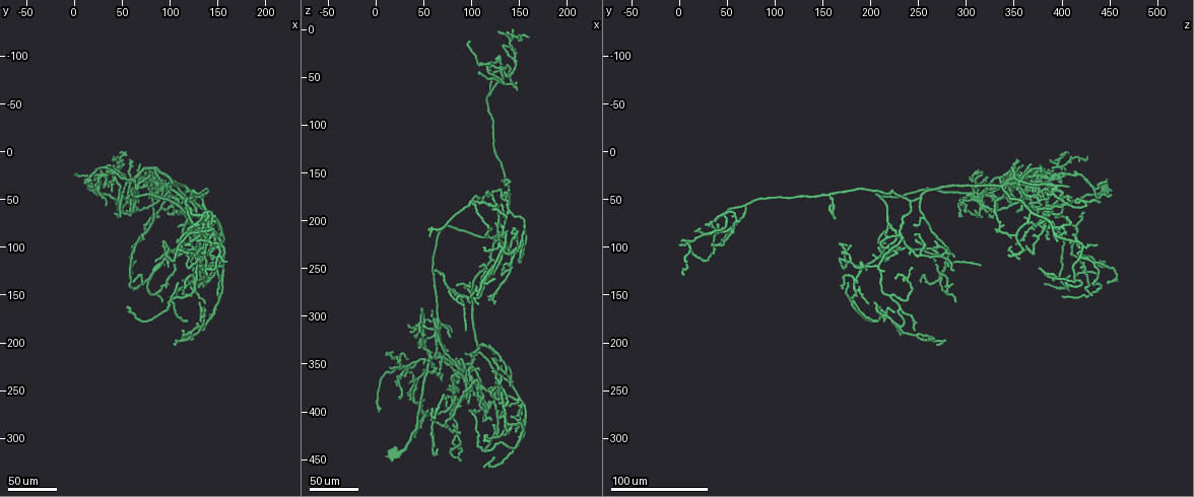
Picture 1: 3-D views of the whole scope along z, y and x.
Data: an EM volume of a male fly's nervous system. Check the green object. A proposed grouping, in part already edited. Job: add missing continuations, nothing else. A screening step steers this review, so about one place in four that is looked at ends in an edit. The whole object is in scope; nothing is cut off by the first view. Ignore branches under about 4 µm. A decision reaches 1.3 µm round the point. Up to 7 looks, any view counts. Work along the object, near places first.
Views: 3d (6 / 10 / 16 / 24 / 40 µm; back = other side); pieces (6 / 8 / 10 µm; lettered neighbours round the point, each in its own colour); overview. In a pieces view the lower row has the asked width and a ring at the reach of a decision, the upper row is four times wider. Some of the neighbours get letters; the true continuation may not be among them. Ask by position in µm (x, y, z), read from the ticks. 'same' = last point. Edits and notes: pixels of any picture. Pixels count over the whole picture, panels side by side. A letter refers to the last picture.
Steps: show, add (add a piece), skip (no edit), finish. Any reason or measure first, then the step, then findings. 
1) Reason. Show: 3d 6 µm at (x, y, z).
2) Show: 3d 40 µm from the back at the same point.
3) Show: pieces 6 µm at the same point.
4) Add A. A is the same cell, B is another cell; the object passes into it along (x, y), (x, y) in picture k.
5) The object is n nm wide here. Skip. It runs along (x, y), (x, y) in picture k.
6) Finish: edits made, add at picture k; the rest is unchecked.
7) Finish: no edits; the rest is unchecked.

Branch stops here. Show: 3d 40 µm at (58, 130, 410).

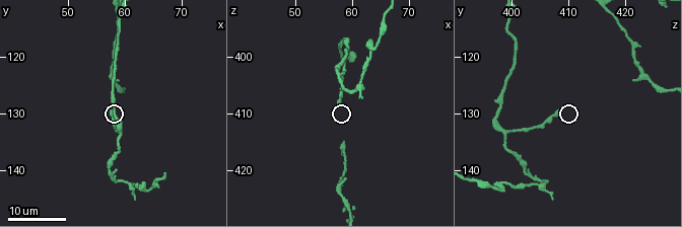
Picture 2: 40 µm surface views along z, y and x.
Show: pieces 10 µm at (58.0, 129.5, 408.5).

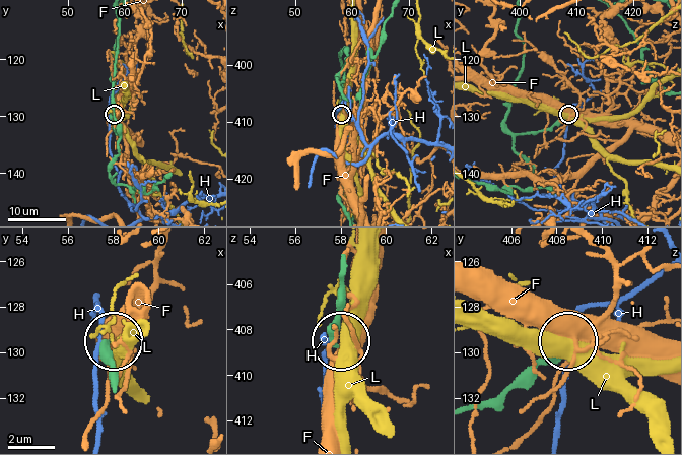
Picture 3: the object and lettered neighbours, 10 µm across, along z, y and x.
Skip. F, H and L are other cells; it runs along (510, 104), (505, 124), (516, 134), (550, 129), (568, 114) in picture 3; none of them fits.

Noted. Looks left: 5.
Branch stops here. Show: 3d 40 µm at (86, 114, 270).

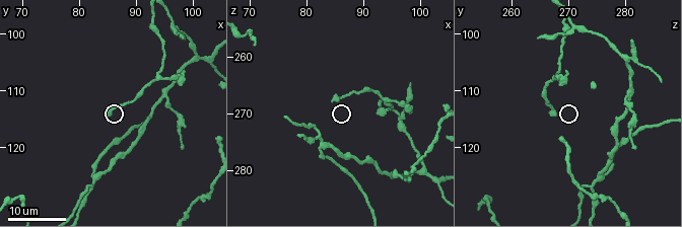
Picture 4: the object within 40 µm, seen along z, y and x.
Show: pieces 6 µm at (85.0, 114.5, 268.0).

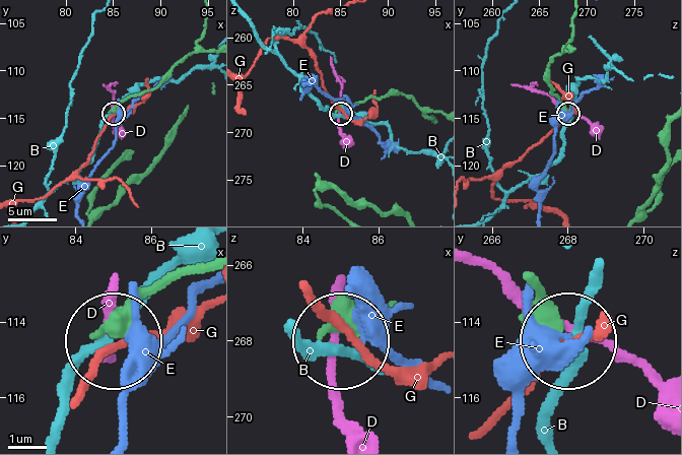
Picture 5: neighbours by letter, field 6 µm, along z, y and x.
The object is 230 nm wide here. Skip. B, D, E and G are other cells; it runs along (574, 18), (571, 38), (547, 71), (548, 83), (566, 110) in picture 5; none of them fits.

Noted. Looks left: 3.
Thin end. Show: 3d 24 µm at (92, 156, 290).

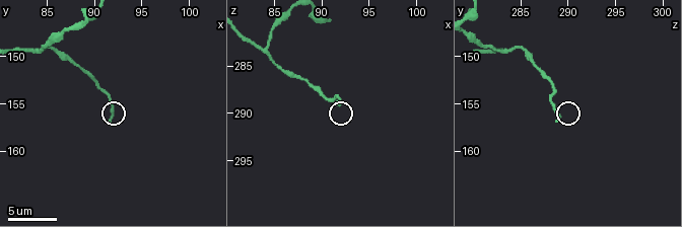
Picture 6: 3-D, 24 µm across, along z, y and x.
Show: pieces 10 µm at (91.6, 156.8, 288.8).

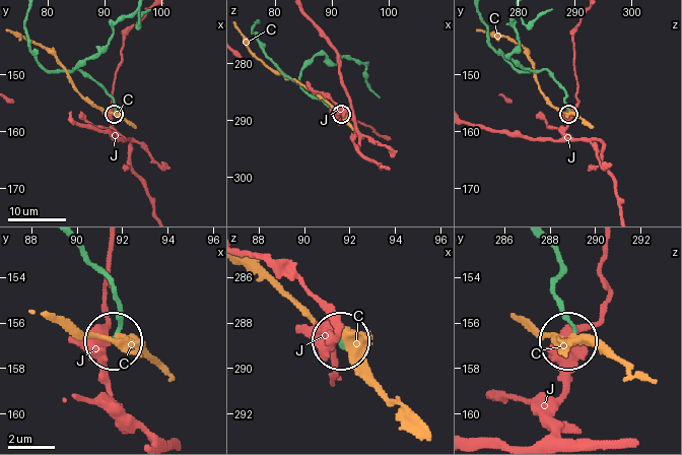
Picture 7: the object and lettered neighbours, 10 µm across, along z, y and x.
Skip. C and J are other cells; it runs along (42, 66), (88, 74), (113, 100), (114, 112) in picture 7; none of them fits.

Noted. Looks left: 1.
Finish: no edits; the rest is unchecked.

